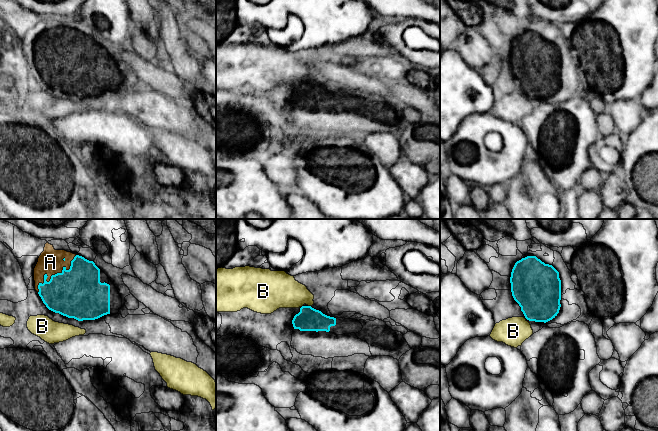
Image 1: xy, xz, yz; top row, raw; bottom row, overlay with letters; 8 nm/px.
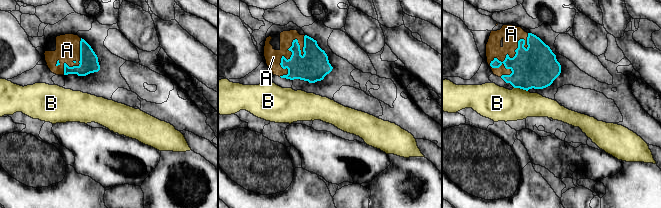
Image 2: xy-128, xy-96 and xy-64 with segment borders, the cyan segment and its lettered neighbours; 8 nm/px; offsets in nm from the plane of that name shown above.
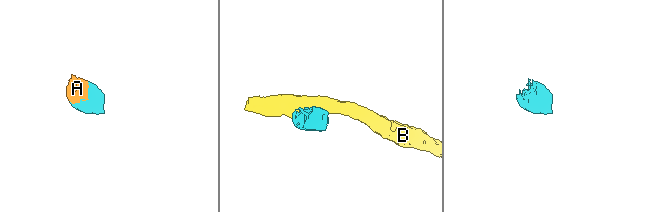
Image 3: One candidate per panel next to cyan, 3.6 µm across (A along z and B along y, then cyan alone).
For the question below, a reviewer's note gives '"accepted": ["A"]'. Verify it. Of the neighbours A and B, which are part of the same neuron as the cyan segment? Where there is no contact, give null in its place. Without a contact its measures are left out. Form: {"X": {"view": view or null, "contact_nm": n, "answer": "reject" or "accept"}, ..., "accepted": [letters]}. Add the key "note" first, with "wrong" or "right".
{"note": "right", "A": {"view": "xy", "contact_nm": 440, "answer": "accept"}, "B": {"view": "xz", "contact_nm": 30, "answer": "reject"}, "accepted": ["A"]}

